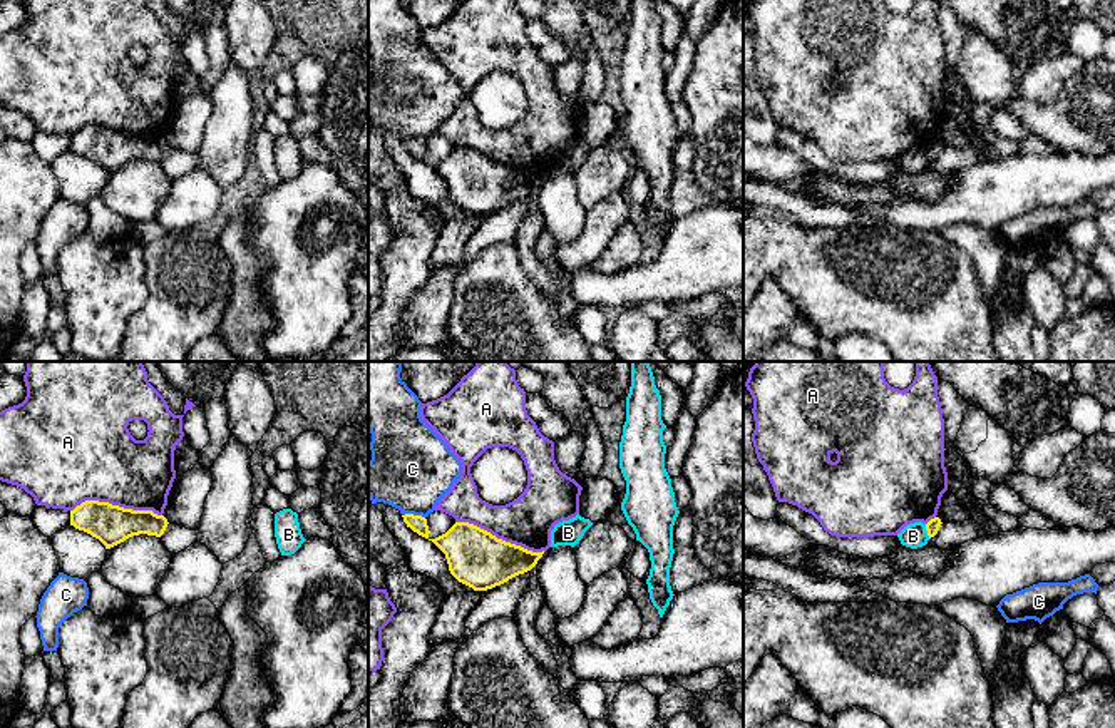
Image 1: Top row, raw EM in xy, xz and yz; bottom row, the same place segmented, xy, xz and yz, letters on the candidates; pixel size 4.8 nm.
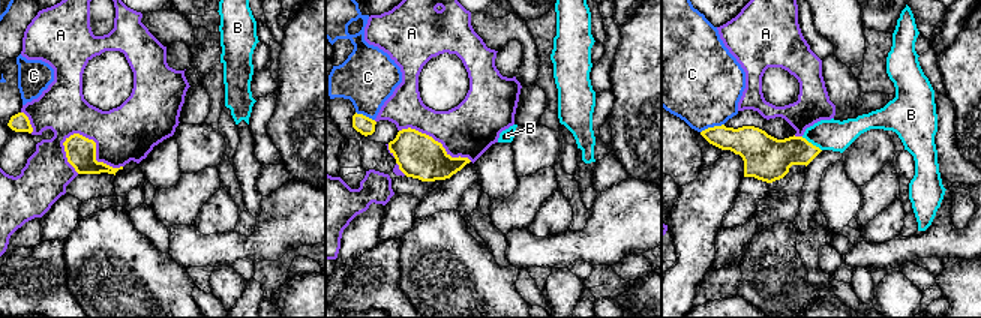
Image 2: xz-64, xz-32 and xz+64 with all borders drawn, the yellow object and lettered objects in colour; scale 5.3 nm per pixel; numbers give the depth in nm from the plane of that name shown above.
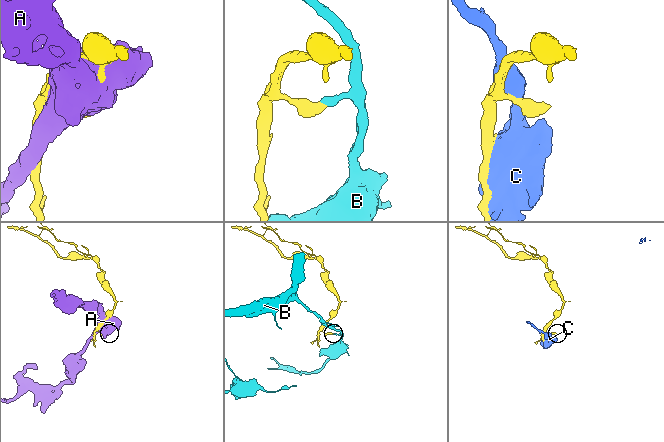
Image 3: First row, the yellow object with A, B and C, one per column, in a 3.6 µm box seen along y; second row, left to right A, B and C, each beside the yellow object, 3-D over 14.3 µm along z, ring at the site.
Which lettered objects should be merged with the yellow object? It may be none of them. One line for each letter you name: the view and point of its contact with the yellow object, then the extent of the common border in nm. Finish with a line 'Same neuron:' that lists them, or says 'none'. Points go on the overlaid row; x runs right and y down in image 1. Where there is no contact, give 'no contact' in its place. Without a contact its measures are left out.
Same neuron: none

